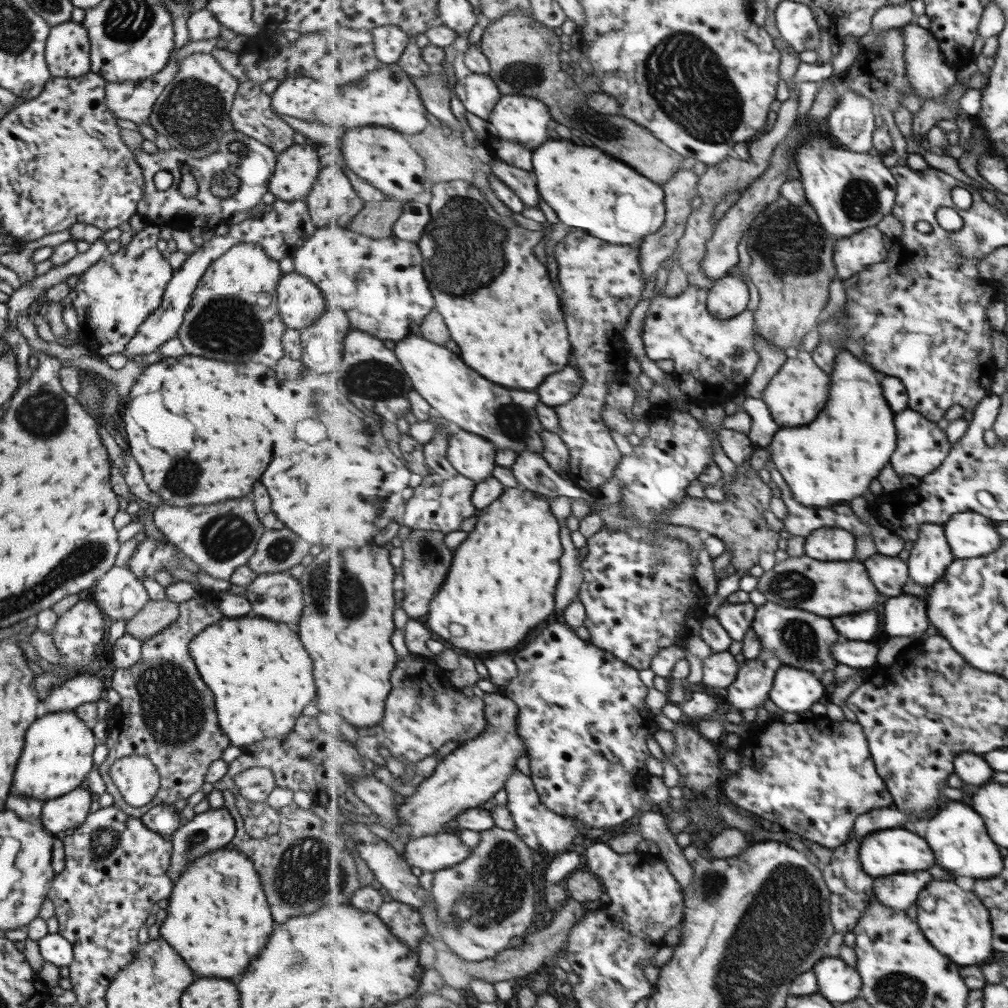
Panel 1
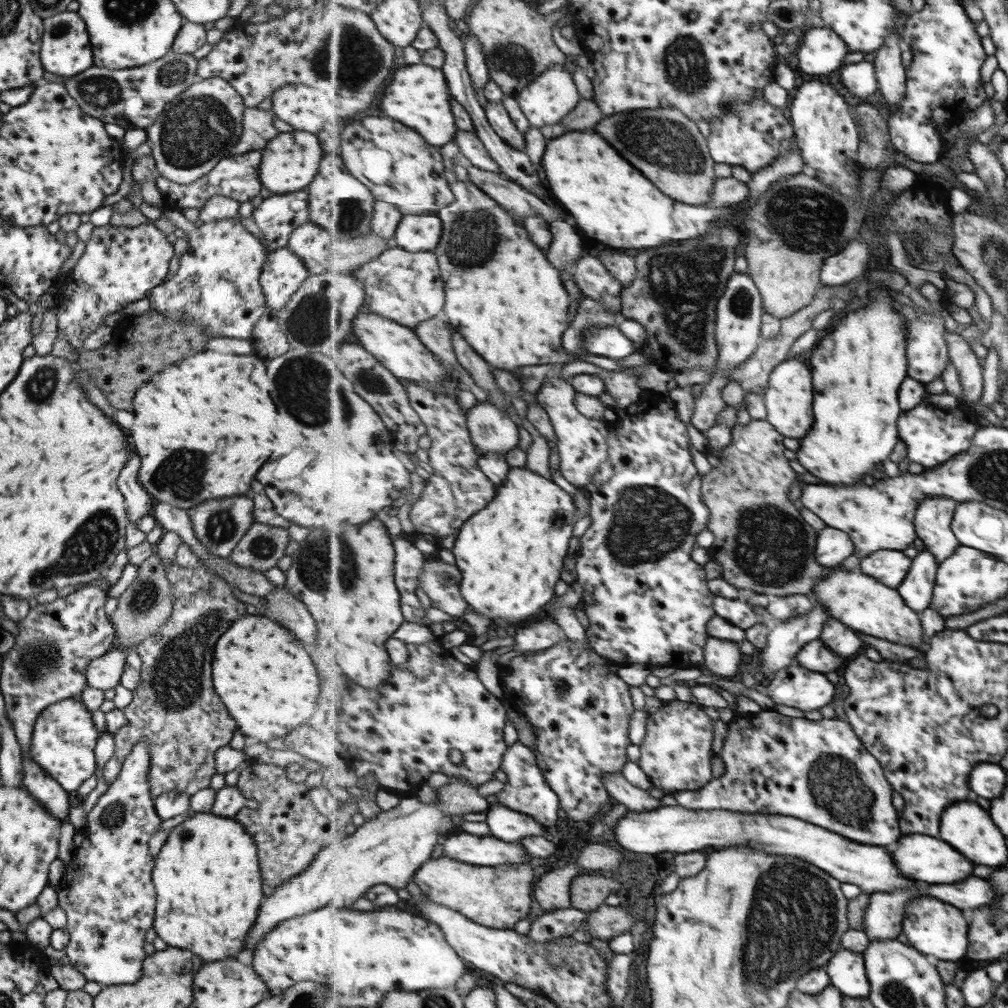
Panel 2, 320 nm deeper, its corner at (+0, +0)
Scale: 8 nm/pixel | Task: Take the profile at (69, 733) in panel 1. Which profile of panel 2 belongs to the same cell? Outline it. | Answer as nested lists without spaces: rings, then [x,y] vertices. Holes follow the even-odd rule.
[[[73,699],[57,702],[43,709],[33,725],[29,758],[37,762],[41,772],[48,774],[68,794],[87,780],[95,769],[94,748],[99,733],[91,721],[91,713]]]

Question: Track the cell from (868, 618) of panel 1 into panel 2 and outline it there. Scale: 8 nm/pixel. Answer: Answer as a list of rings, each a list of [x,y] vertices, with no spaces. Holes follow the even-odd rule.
[[[831,617],[823,627],[820,640],[833,650],[833,653],[837,653],[845,660],[861,655],[865,649],[865,643],[859,637],[859,631],[853,631],[841,620],[837,621]]]

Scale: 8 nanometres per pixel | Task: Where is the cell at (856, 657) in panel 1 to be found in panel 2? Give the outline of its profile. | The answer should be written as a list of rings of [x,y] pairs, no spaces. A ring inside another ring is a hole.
[[[818,639],[805,644],[805,648],[797,654],[797,661],[807,669],[811,668],[813,671],[827,674],[839,670],[843,664],[847,665],[850,660],[845,660],[837,653],[833,653],[833,650]]]

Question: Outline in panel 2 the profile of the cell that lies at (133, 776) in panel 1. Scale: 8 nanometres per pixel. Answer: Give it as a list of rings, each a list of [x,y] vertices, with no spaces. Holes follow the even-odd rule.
[[[145,741],[136,742],[136,744],[132,746],[132,749],[125,755],[125,760],[123,760],[121,764],[118,775],[108,784],[106,791],[97,798],[91,810],[86,814],[85,827],[79,831],[83,840],[79,846],[75,847],[74,854],[70,858],[68,870],[65,870],[62,879],[56,885],[53,885],[58,896],[58,906],[63,909],[66,914],[65,930],[67,934],[69,934],[69,940],[64,946],[66,952],[65,956],[69,959],[69,964],[75,968],[75,970],[78,970],[87,981],[91,980],[97,982],[97,984],[103,987],[135,982],[141,976],[142,960],[147,956],[143,951],[143,936],[145,936],[145,931],[152,926],[156,895],[150,879],[154,857],[151,857],[147,853],[147,840],[157,832],[158,824],[161,821],[155,814],[154,802],[150,795],[147,778],[147,771],[149,771],[149,753],[147,745]]]

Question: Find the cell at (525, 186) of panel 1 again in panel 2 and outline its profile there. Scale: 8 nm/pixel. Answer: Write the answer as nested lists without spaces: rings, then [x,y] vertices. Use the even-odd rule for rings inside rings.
[[[460,130],[456,134],[455,141],[460,148],[460,154],[466,162],[472,166],[477,166],[477,168],[481,170],[485,170],[485,172],[497,172],[497,174],[505,176],[500,164],[497,163],[497,160],[493,159],[493,156],[487,151],[484,142],[479,138],[477,132]]]

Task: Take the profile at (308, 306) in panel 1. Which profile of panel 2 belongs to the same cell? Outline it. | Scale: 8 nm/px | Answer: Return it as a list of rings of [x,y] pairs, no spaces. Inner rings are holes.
[[[286,246],[266,253],[261,267],[259,285],[265,304],[272,311],[278,311],[299,290],[301,282],[309,276],[306,266]]]

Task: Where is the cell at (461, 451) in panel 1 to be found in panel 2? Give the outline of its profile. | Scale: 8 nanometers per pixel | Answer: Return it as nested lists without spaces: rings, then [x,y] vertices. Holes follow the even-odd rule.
[[[491,400],[476,402],[467,415],[469,432],[481,456],[507,454],[520,446],[518,424]]]

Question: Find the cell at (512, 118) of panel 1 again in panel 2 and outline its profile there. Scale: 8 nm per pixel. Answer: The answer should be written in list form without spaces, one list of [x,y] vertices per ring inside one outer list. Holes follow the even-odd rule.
[[[551,65],[545,74],[540,74],[516,98],[530,120],[530,124],[541,130],[544,126],[555,125],[563,121],[571,110],[575,110],[580,105],[582,99],[573,73],[567,72],[567,66],[564,65]]]

